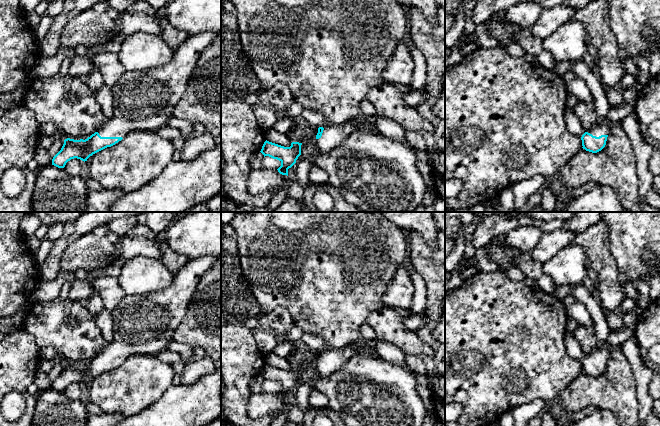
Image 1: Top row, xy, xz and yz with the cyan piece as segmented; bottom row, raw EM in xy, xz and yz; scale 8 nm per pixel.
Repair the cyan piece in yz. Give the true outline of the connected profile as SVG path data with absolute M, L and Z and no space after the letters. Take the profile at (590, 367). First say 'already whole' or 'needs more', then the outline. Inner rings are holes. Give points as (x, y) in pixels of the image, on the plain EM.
needs more; M601 345L598 349L585 356L581 361L582 372L592 377L601 375L606 369L611 348L607 345Z

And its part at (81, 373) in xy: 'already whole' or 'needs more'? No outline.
needs more

